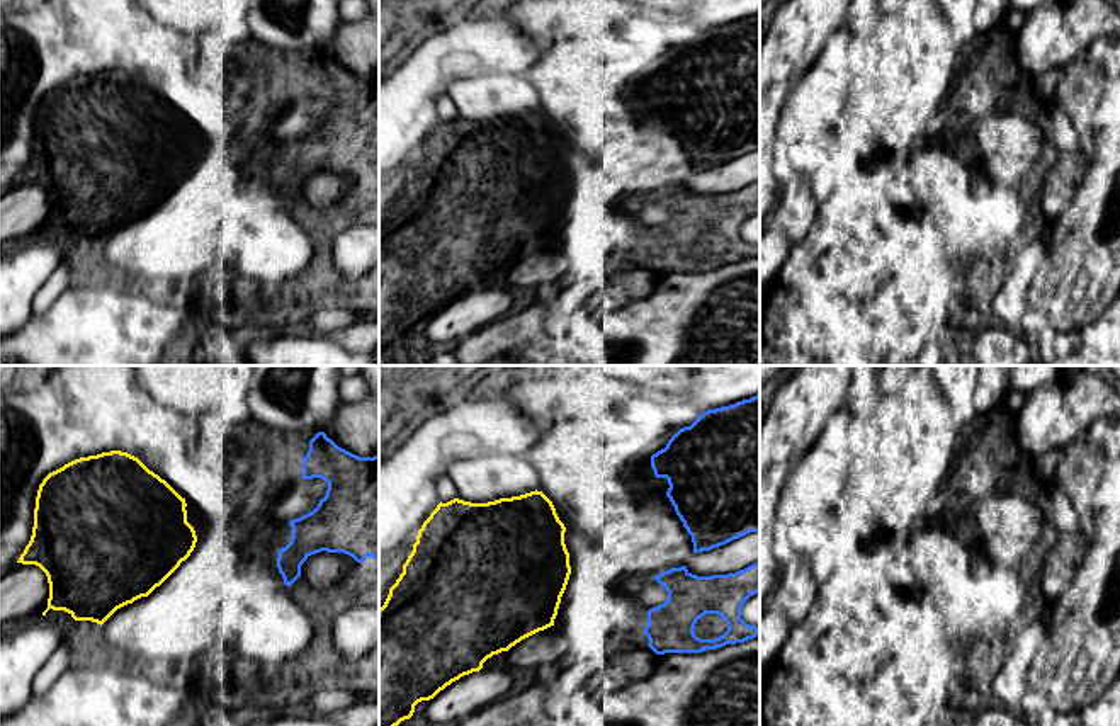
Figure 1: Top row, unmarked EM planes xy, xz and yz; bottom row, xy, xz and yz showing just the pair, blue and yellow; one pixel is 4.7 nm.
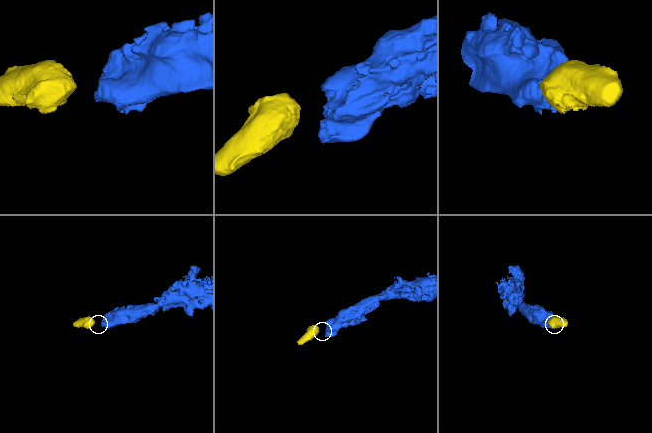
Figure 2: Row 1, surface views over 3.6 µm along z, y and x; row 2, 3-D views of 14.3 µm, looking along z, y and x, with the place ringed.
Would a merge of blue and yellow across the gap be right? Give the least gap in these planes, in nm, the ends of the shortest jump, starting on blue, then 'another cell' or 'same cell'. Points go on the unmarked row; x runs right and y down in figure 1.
gap 400 nm; span xy (277, 177), (196, 160); same cell

